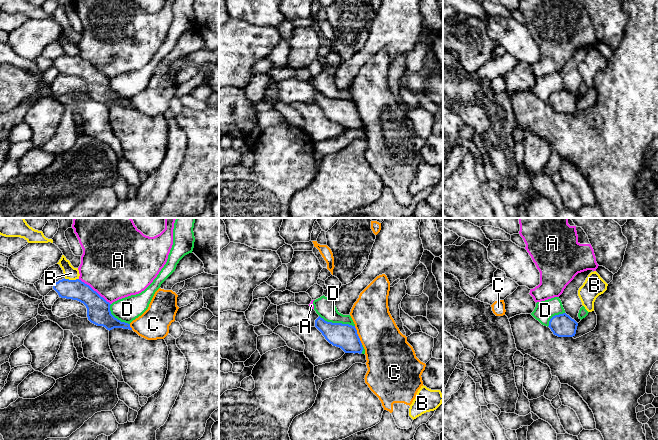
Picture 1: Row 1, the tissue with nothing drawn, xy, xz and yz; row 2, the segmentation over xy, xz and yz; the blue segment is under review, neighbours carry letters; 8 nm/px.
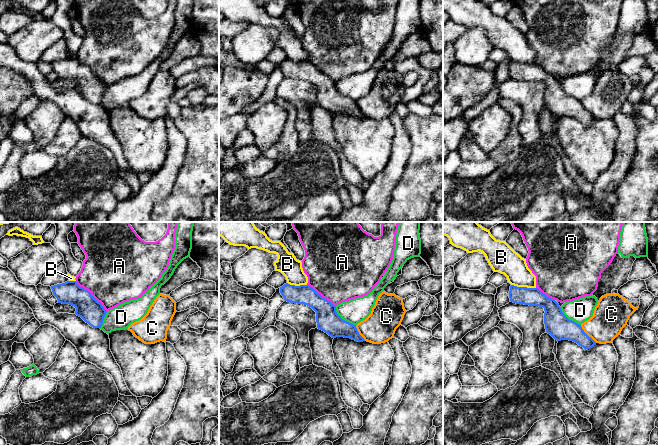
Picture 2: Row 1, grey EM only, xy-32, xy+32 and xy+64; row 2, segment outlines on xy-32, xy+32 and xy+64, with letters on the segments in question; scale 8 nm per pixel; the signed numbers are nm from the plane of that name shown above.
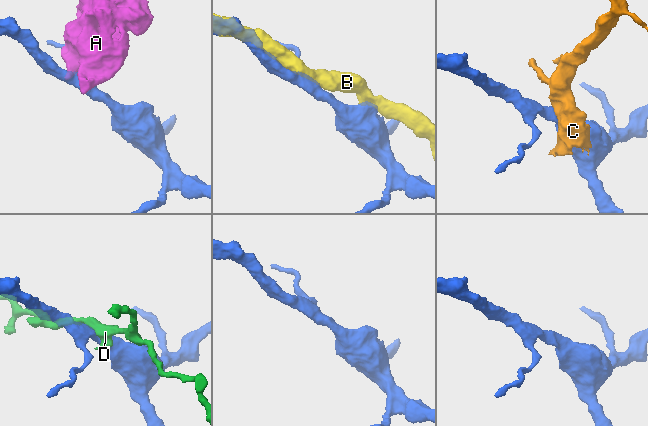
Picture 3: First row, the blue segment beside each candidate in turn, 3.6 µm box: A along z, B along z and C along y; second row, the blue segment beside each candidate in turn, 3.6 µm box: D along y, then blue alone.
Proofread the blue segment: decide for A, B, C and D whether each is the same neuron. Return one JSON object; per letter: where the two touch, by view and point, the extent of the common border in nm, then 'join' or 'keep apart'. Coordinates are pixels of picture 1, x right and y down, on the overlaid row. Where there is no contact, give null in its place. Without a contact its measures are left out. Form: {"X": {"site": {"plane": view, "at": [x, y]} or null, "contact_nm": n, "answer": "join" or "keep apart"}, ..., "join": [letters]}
{"A": {"site": {"plane": "xy", "at": [93, 290]}, "contact_nm": 340, "answer": "keep apart"}, "B": {"site": {"plane": "xy", "at": [71, 280]}, "contact_nm": 120, "answer": "keep apart"}, "C": {"site": {"plane": "xz", "at": [357, 335]}, "contact_nm": 170, "answer": "keep apart"}, "D": {"site": {"plane": "xz", "at": [337, 323]}, "contact_nm": 300, "answer": "keep apart"}, "join": []}

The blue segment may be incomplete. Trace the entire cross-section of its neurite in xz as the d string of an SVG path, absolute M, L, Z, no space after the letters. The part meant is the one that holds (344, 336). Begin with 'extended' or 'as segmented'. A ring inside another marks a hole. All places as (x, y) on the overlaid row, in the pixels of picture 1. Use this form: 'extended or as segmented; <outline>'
as segmented; M319 316L315 320L315 327L330 344L341 348L345 353L362 353L362 343L355 326L327 322Z

